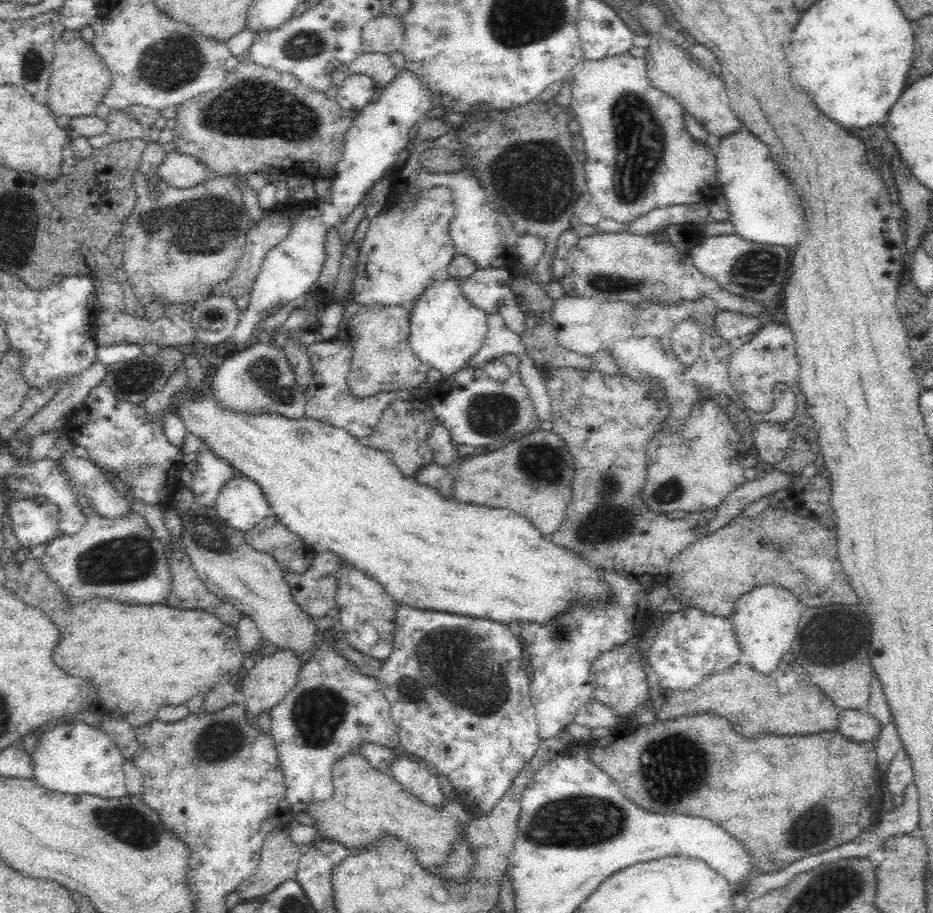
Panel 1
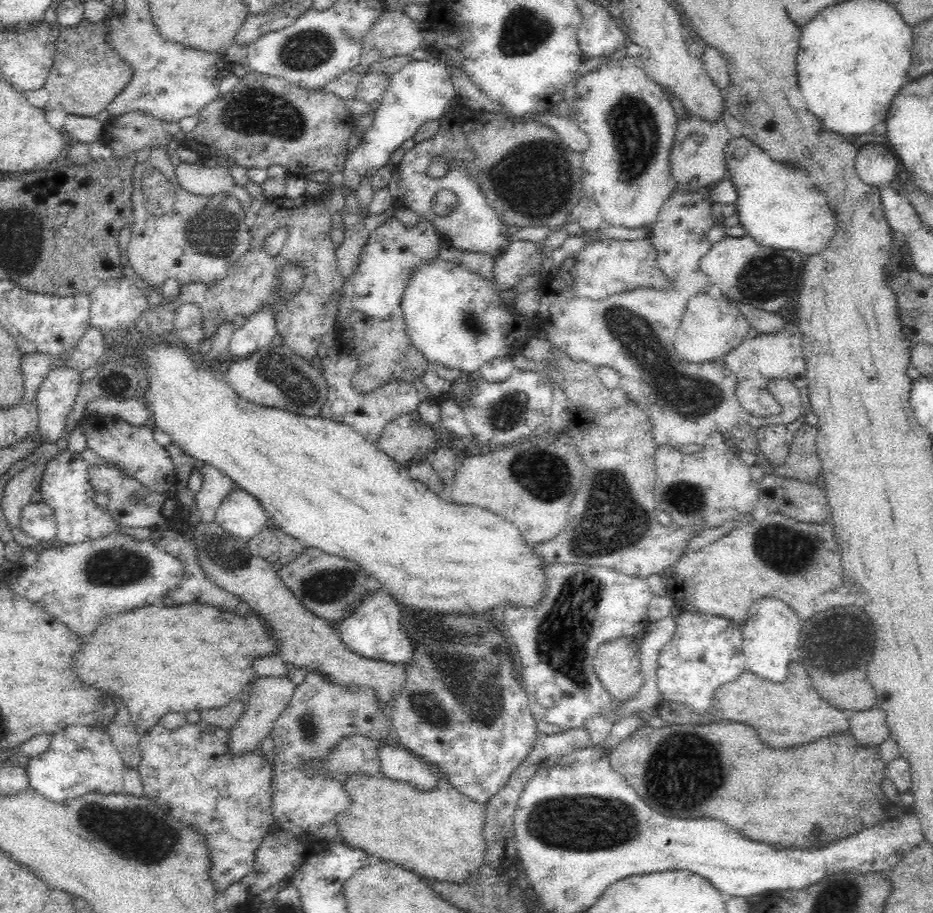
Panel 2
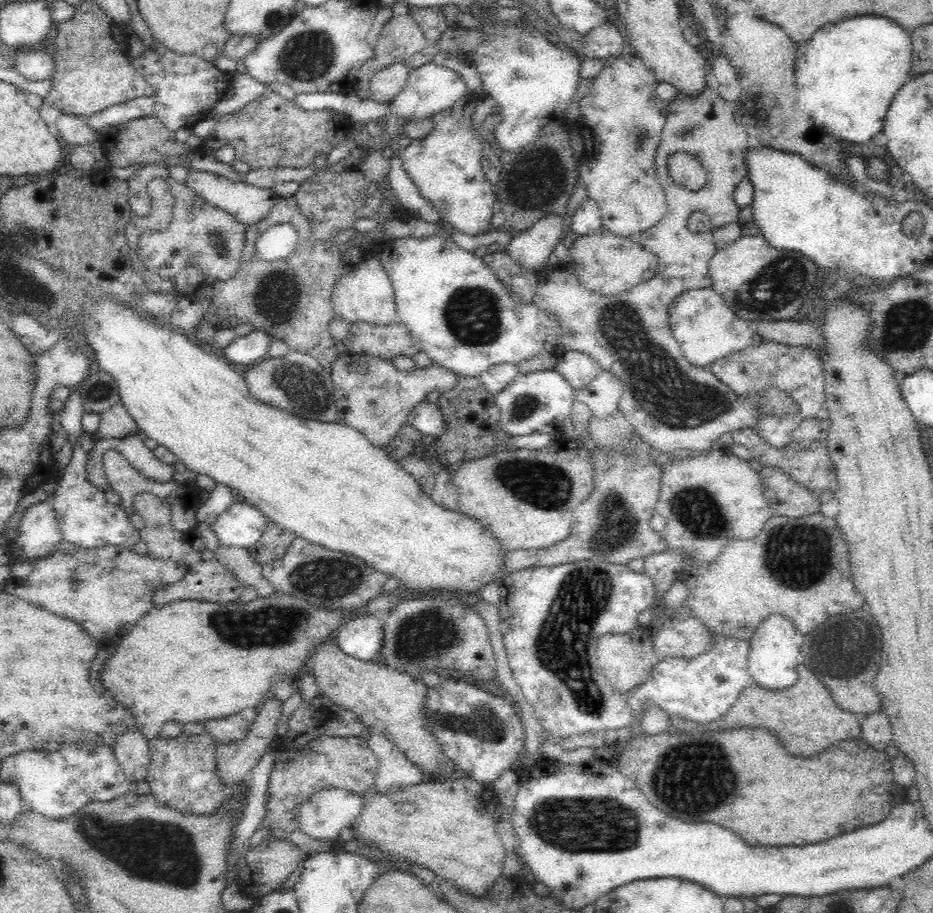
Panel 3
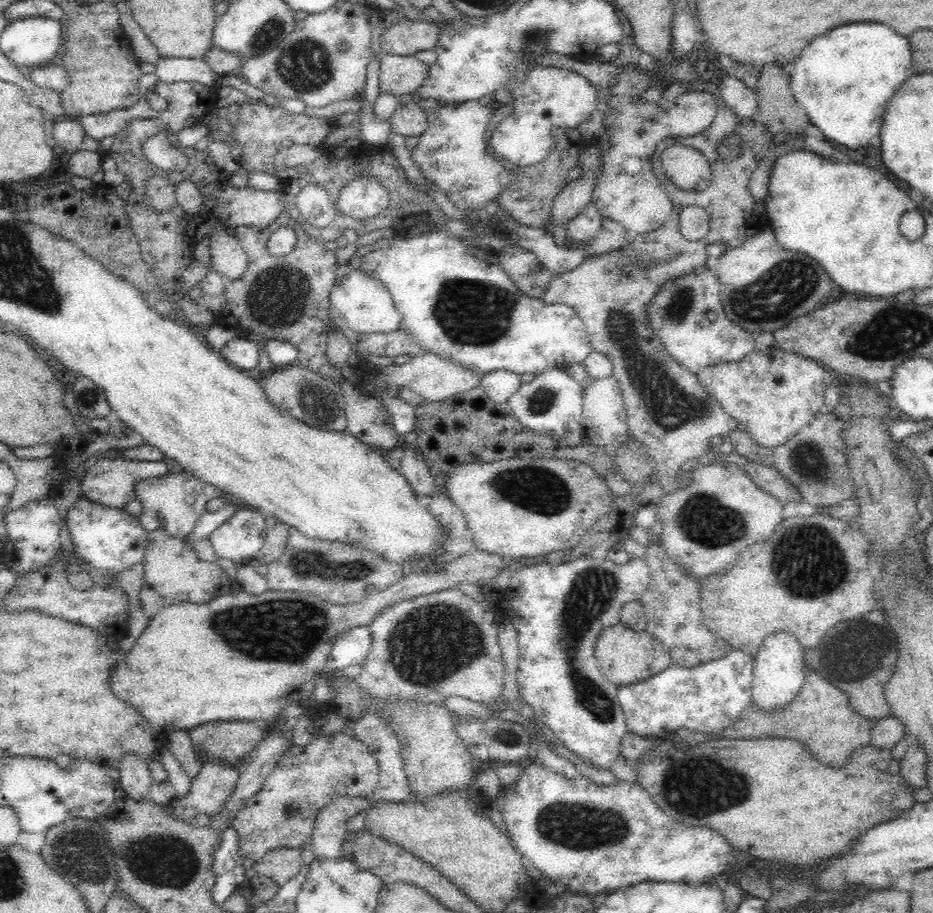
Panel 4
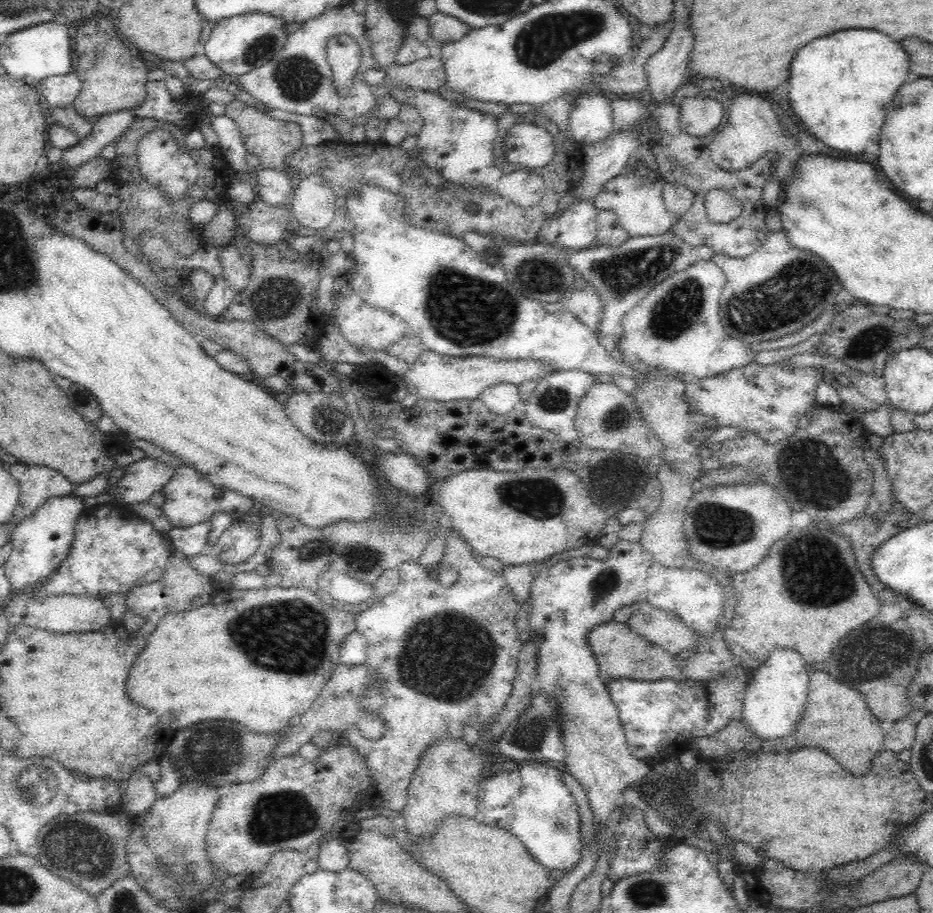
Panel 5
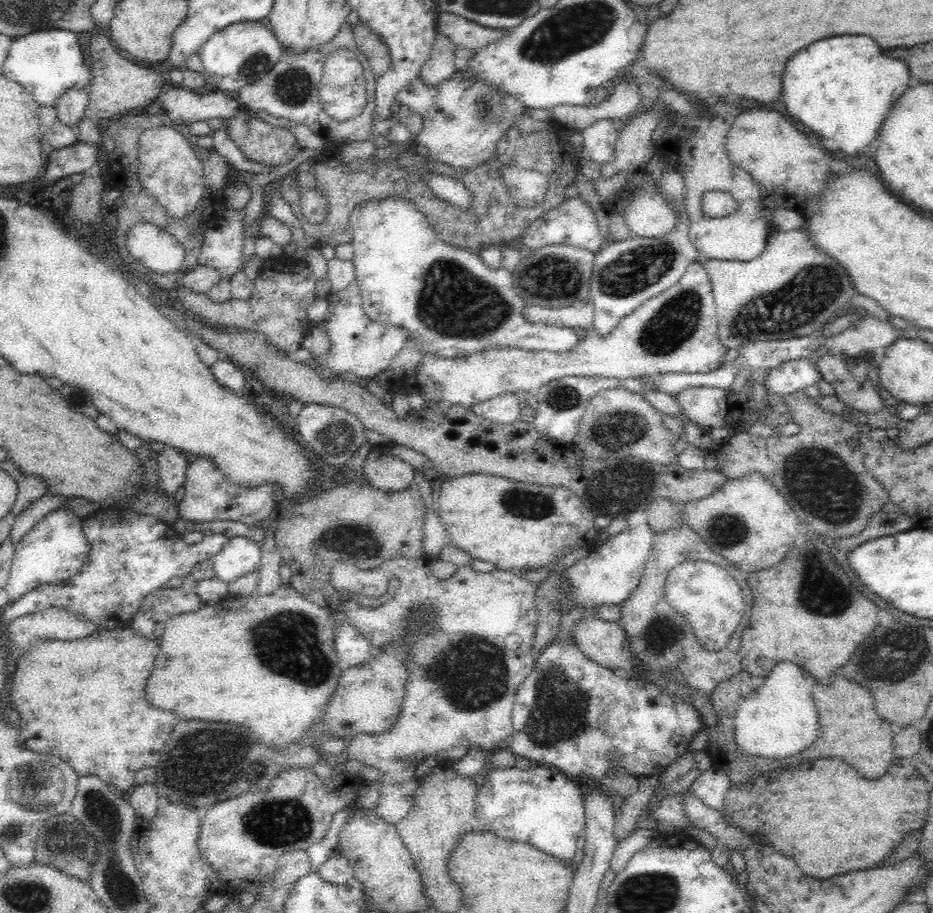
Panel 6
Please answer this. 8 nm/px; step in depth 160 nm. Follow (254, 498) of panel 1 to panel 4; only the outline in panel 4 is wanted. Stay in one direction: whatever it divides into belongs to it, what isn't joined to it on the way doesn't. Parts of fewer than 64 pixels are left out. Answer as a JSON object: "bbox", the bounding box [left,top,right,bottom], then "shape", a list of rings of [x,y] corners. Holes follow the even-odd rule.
{"bbox":[210,510,265,563],"shape":[[[238,510],[212,536],[210,543],[217,558],[226,558],[233,563],[244,563],[254,558],[265,542],[265,516],[256,510]]]}

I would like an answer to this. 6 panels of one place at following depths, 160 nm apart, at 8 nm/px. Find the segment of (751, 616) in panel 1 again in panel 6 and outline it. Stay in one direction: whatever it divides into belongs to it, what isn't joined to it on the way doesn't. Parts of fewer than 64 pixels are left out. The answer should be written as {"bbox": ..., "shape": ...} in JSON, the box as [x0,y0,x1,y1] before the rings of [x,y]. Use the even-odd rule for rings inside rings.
{"bbox":[730,661,819,759],"shape":[[[788,661],[776,665],[764,680],[764,684],[748,694],[733,713],[734,716],[730,721],[734,727],[734,743],[744,756],[766,759],[786,758],[786,756],[806,750],[810,744],[814,744],[816,736],[819,735],[818,713],[816,704],[812,700],[812,688],[802,676],[802,670],[798,668],[798,665]]]}

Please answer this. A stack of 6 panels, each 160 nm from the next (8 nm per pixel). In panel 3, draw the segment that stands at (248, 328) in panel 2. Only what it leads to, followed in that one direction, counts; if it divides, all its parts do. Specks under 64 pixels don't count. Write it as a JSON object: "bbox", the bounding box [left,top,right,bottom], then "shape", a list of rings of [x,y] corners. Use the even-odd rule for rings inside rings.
{"bbox":[221,329,272,365],"shape":[[[254,329],[245,336],[239,336],[221,351],[221,355],[229,362],[248,365],[262,361],[266,357],[272,336],[262,330]]]}

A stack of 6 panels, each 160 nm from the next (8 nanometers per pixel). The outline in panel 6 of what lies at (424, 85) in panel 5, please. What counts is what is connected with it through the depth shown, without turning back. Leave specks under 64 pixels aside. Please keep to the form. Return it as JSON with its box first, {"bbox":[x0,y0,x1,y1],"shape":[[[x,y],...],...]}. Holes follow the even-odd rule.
{"bbox":[420,33,460,86],"shape":[[[438,33],[430,60],[420,70],[420,78],[430,86],[438,86],[458,72],[460,46],[450,41],[448,35]]]}

